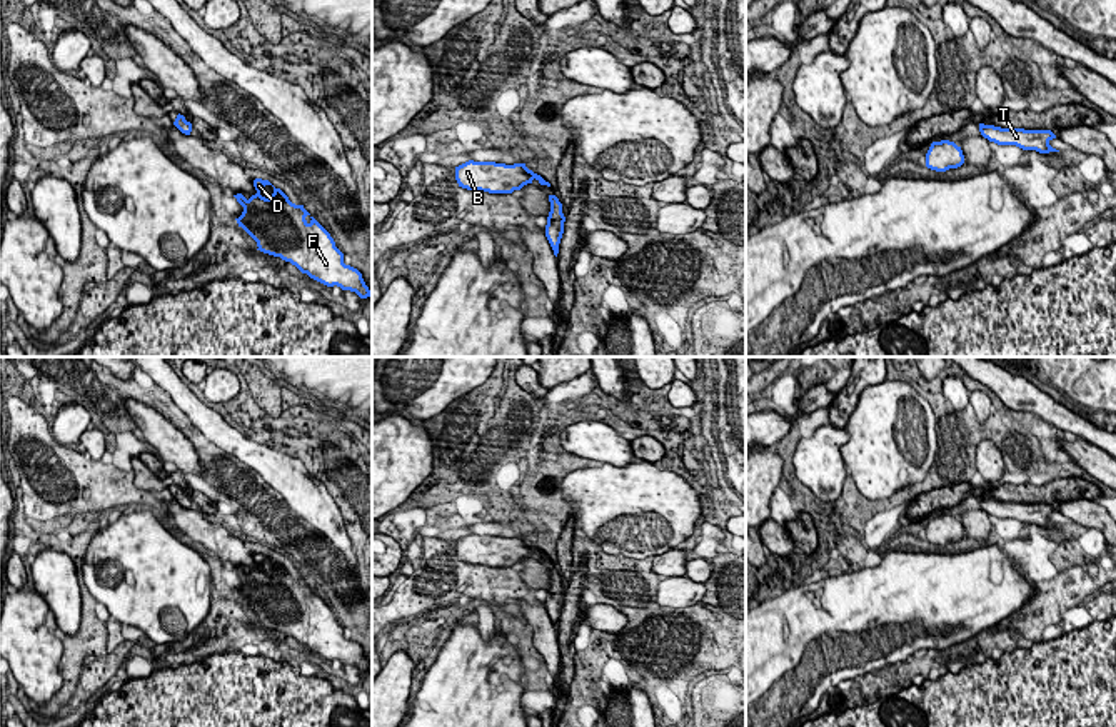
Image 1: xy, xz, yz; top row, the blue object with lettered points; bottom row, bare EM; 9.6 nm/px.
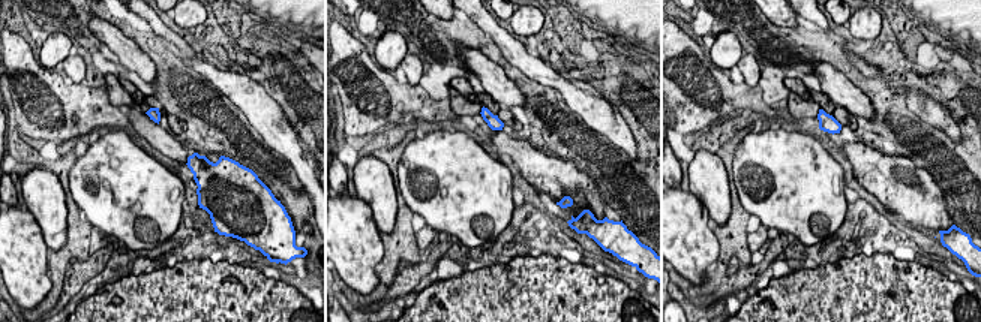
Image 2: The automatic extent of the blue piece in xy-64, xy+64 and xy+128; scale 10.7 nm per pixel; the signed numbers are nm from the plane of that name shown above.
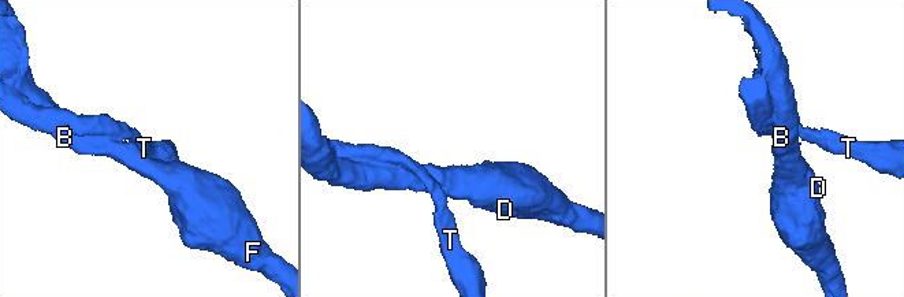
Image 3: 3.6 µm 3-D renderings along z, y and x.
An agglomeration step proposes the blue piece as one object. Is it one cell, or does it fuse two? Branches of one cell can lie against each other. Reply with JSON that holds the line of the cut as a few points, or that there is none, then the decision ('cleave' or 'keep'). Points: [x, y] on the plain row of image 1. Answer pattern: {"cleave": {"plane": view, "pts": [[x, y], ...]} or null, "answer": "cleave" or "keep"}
{"cleave": null, "answer": "keep"}

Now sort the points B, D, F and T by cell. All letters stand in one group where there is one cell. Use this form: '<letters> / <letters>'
B D F T

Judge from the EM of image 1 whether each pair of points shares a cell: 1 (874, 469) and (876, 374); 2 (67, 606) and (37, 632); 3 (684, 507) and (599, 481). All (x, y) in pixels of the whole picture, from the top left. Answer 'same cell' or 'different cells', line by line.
1: different cells
2: different cells
3: same cell

